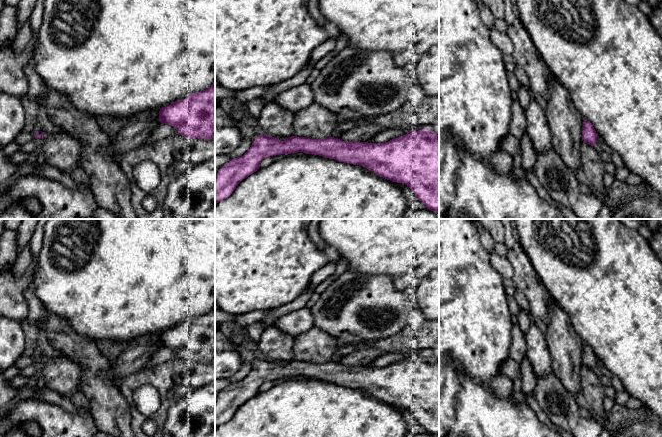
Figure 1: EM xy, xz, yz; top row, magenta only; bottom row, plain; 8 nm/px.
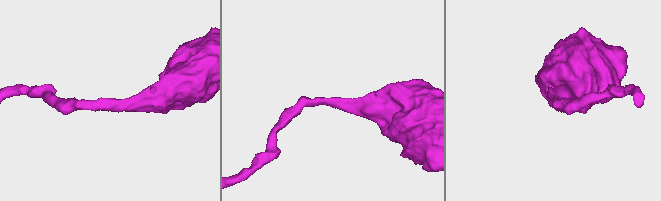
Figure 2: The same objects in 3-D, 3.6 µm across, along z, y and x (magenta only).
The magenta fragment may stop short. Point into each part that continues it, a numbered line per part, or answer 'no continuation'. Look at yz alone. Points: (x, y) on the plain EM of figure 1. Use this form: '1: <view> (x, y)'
no continuation

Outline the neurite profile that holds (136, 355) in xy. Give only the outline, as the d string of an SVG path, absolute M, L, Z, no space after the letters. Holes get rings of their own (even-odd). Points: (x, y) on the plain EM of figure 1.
M147 334L127 344L120 356L110 361L109 377L119 382L123 377L146 367L152 356L162 348L159 345L159 335Z

